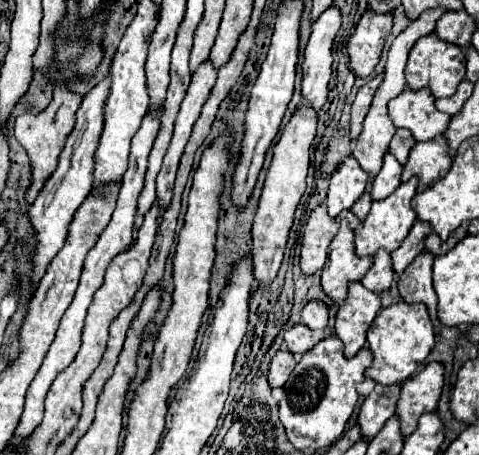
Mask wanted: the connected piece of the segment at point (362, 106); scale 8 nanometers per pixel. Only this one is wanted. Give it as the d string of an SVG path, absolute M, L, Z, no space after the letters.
M383 74L375 76L371 82L363 84L355 96L355 102L351 106L351 140L355 140L359 134L361 134L361 124L363 124L363 118L371 106L371 100L375 96L375 90L377 86L381 84L383 80Z

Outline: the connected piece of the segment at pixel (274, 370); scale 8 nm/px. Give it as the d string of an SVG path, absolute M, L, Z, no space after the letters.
M281 348L281 350L273 356L271 366L269 366L269 386L271 386L271 388L283 386L283 384L287 382L289 374L293 372L295 364L297 364L297 362L295 362L295 356L293 356L289 350Z

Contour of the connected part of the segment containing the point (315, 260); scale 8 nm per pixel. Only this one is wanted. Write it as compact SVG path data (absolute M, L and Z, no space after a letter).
M325 204L317 206L309 214L309 220L307 220L305 232L303 232L303 240L301 240L301 262L299 262L299 266L301 266L303 274L315 274L323 268L323 264L327 260L329 242L339 232L341 222L347 222L347 226L351 230L361 226L361 220L357 220L357 216L353 216L349 210L341 212L337 218L329 218Z

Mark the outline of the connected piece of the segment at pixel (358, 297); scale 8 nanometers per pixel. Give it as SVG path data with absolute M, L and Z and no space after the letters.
M359 282L349 284L349 294L335 316L335 334L343 342L347 358L353 358L365 346L365 332L379 310L379 294L363 288Z

